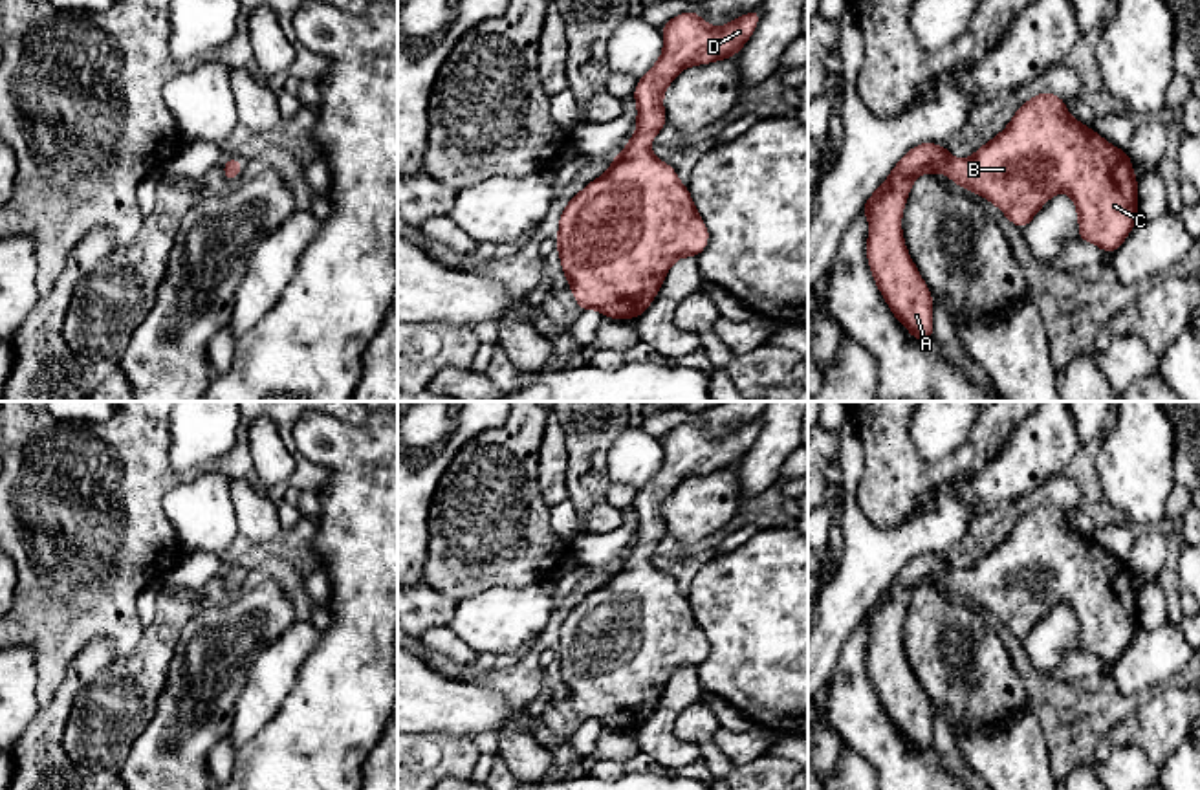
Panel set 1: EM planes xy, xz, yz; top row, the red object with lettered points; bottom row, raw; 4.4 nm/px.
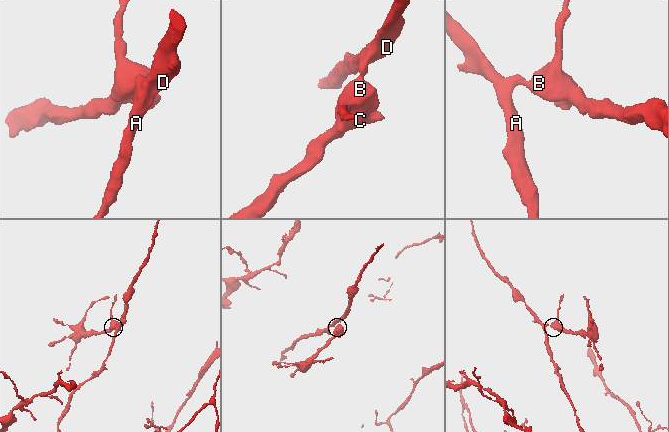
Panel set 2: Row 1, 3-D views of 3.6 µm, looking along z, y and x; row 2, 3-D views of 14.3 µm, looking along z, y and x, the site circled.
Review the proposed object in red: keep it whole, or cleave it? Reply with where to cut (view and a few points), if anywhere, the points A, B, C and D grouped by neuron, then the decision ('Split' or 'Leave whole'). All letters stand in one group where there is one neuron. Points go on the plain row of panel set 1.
No split. Groups: A B C D. Leave whole

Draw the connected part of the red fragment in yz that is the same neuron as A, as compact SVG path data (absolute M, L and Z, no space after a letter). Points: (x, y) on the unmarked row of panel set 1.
M1050 502L1037 504L1024 513L1009 535L967 570L955 570L945 557L936 554L916 555L903 565L885 594L872 603L861 625L870 632L867 671L878 700L894 728L918 752L934 748L933 708L907 664L901 623L914 590L923 583L949 585L956 598L965 598L995 614L1019 640L1024 640L1053 605L1068 603L1077 620L1077 651L1092 653L1112 665L1140 627L1138 590L1129 565L1074 530L1064 510Z

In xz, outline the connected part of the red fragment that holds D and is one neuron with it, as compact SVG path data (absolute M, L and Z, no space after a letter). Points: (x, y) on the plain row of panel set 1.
M760 418L722 438L713 438L698 423L685 422L661 436L663 464L638 489L632 504L638 515L636 544L625 561L616 565L608 581L568 612L559 631L555 653L561 678L581 722L594 719L612 730L639 728L658 706L674 671L698 667L707 658L709 642L687 596L678 590L671 576L650 563L650 550L667 535L663 502L678 484L689 477L735 467L758 431Z

